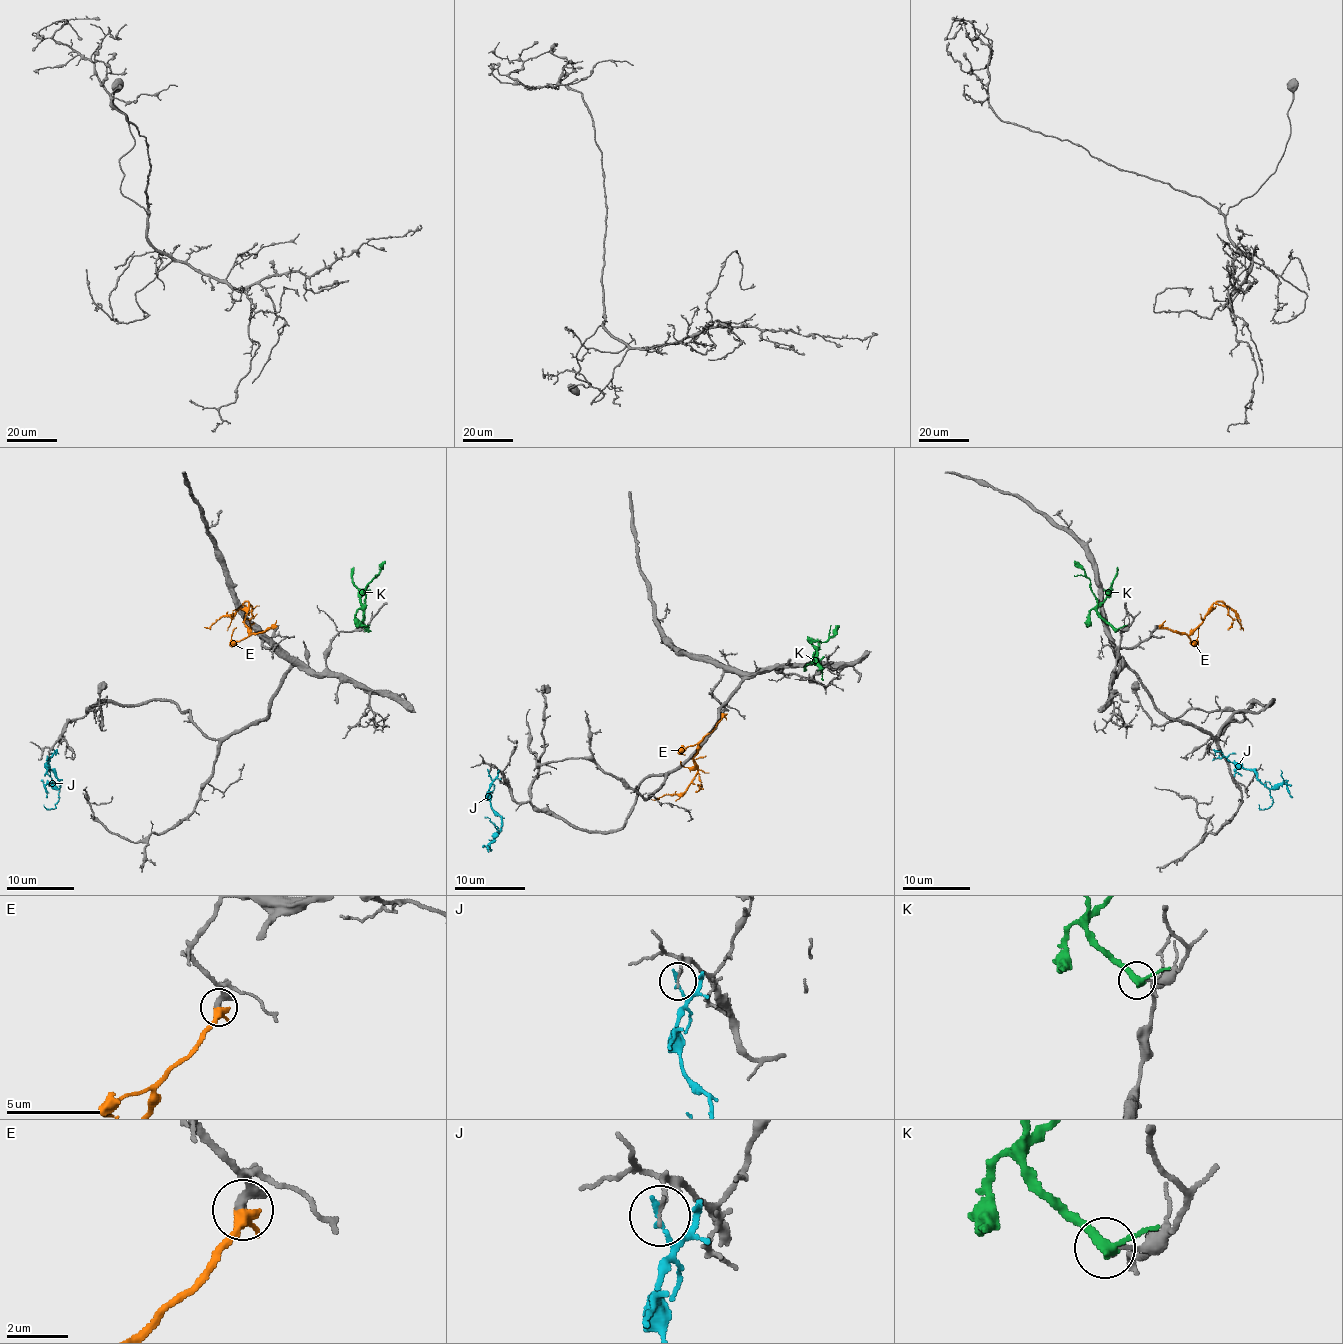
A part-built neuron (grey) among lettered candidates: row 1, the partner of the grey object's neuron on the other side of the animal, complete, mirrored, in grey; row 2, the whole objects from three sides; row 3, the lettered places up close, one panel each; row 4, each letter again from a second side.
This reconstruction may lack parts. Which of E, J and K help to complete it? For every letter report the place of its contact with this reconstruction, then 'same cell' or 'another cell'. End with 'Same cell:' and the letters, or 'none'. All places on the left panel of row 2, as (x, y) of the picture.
E: contact (273, 627); same cell
J: contact (48, 758); another cell
K: contact (366, 629); another cell
Same cell: E

